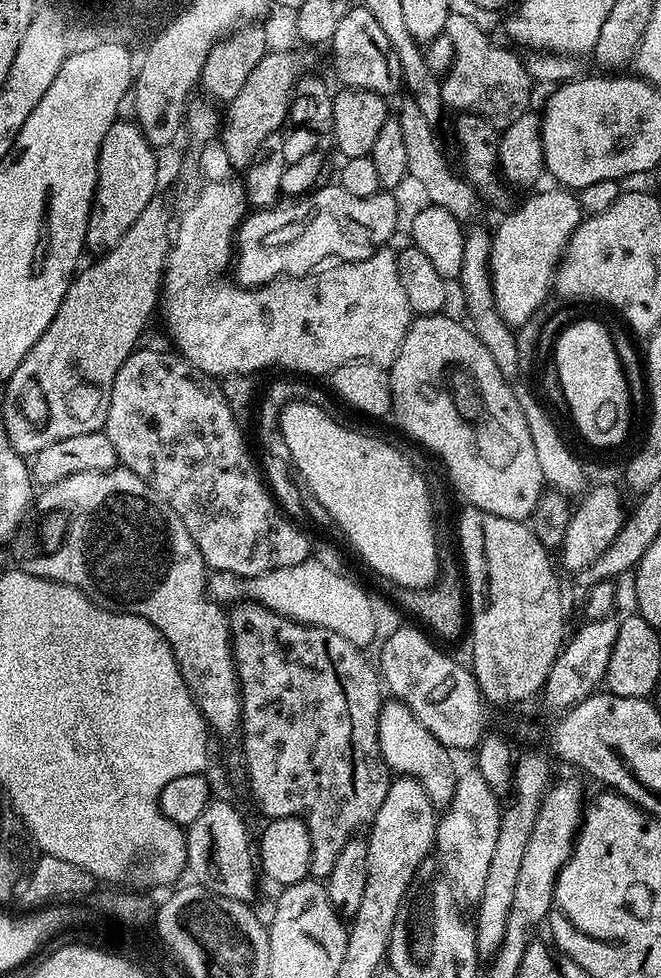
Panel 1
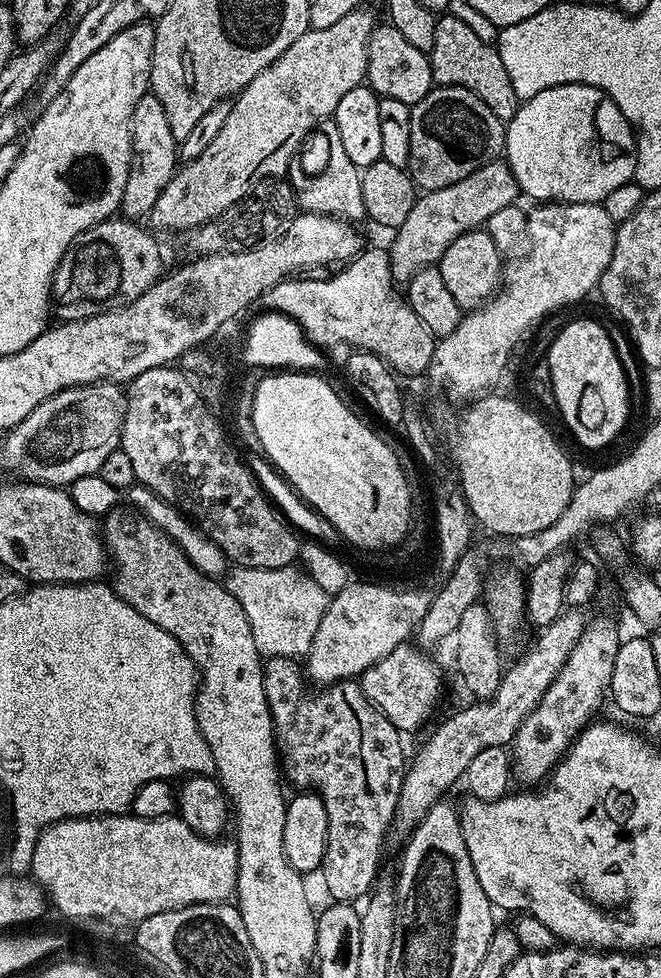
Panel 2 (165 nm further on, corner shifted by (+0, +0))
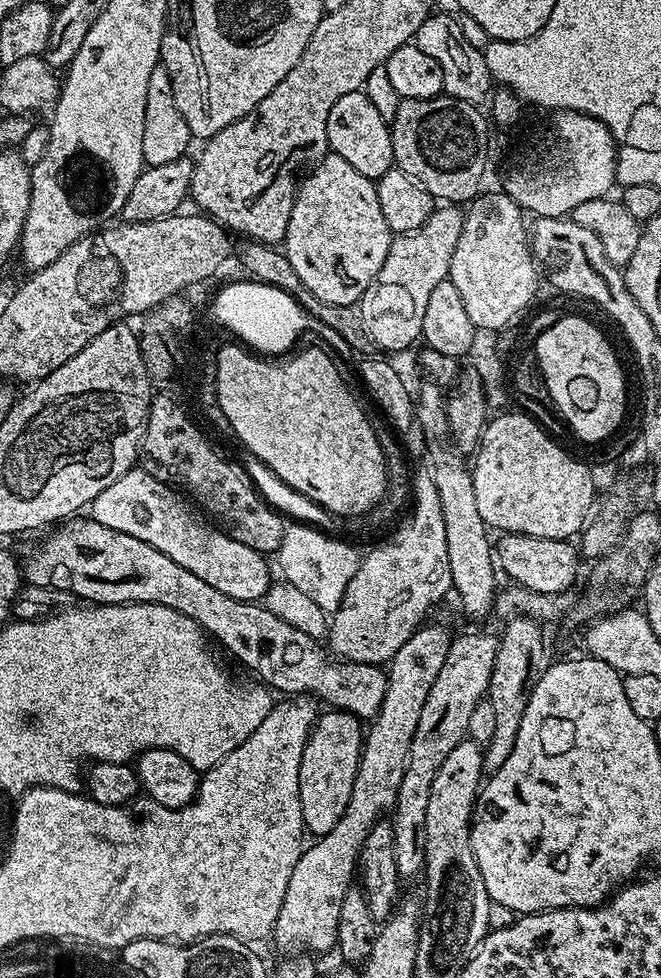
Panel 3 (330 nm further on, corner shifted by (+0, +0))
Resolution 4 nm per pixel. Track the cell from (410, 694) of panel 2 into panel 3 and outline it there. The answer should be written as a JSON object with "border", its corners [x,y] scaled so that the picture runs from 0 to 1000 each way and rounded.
{"border":[[[104,530],[86,535],[79,544],[62,556],[54,556],[36,573],[29,574],[36,597],[50,597],[73,601],[86,601],[101,605],[104,610],[123,609],[123,615],[142,618],[238,618],[257,620],[257,624],[269,624],[269,628],[281,628],[307,642],[316,651],[324,650],[363,679],[371,679],[383,687],[389,696],[398,697],[407,704],[424,710],[470,710],[480,717],[492,716],[502,726],[528,728],[545,733],[546,737],[561,737],[578,722],[578,714],[584,710],[587,693],[582,684],[572,679],[537,679],[534,675],[522,675],[502,670],[489,657],[475,651],[460,648],[437,636],[418,631],[398,617],[378,613],[348,611],[348,607],[336,607],[324,599],[306,595],[287,583],[269,579],[269,575],[251,571],[245,562],[233,562],[215,550],[203,550],[203,546],[185,546],[185,542],[166,542],[166,538],[154,538],[154,534],[138,530]]]}

